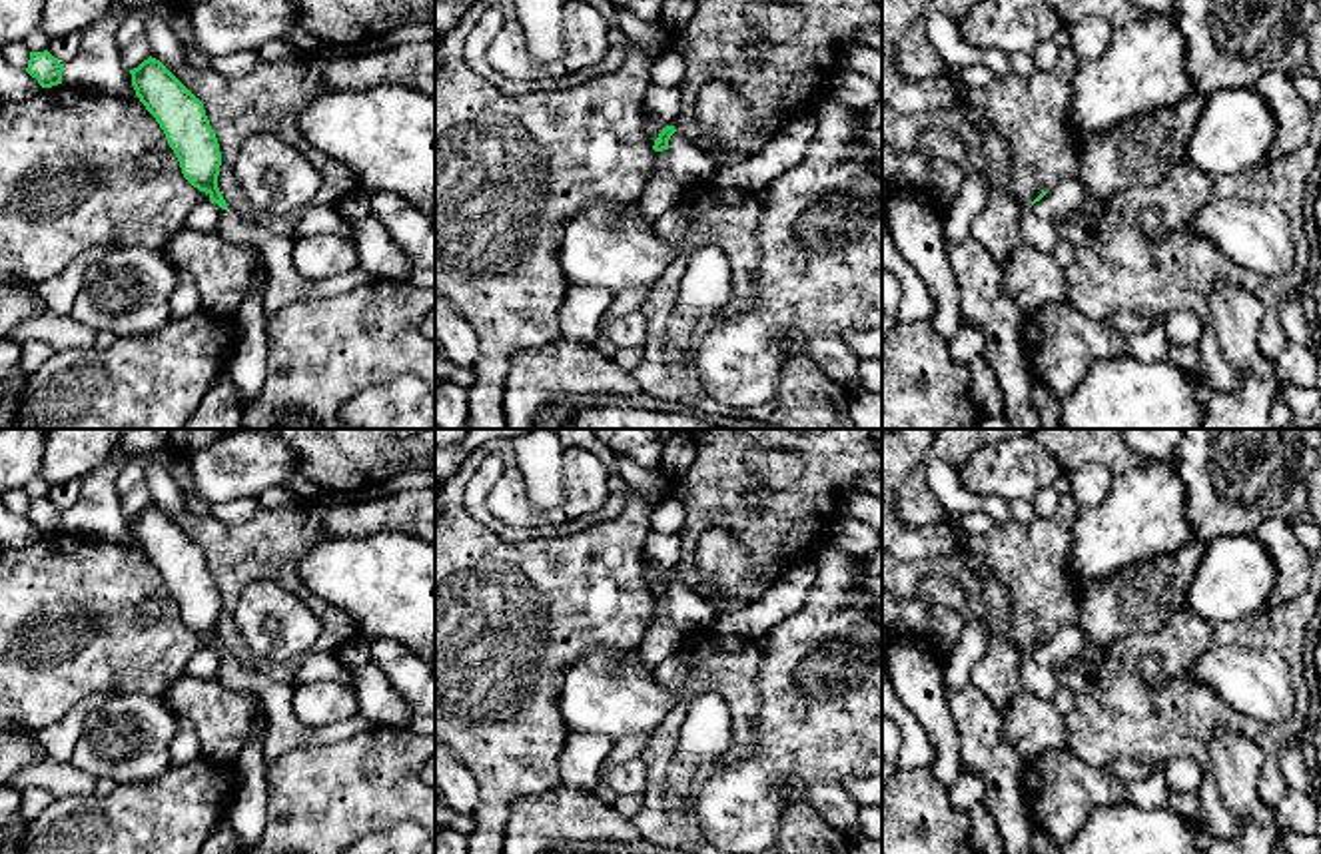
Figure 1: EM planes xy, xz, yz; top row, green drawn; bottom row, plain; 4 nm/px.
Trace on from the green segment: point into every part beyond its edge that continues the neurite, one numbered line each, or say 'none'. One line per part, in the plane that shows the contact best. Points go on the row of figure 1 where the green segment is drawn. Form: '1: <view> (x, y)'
1: xy (284, 286)

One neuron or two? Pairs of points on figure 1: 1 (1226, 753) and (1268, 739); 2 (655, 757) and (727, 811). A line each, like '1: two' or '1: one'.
1: two
2: two

